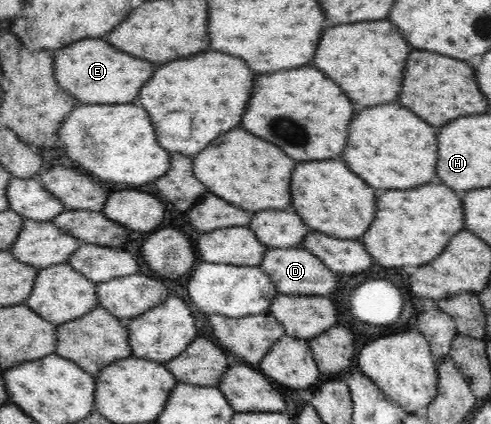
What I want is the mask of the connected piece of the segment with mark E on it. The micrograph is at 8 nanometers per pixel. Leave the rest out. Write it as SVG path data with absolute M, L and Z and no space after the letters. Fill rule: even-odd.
M81 39L77 43L69 43L55 53L55 80L67 93L75 96L85 104L119 104L135 103L145 81L151 79L153 71L159 67L145 59L137 59L123 51L113 49L105 41L97 39Z

